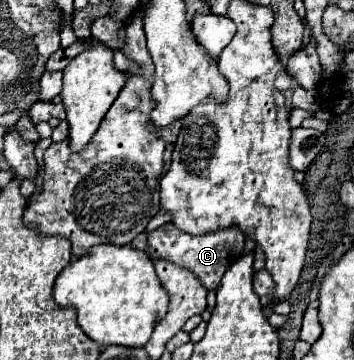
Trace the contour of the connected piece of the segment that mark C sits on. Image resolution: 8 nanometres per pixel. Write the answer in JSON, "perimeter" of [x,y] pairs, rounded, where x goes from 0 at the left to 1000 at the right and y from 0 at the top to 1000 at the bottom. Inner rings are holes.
{"perimeter":[[[458,622],[452,633],[441,633],[435,644],[418,650],[418,689],[412,706],[429,717],[429,728],[441,722],[469,722],[486,733],[503,733],[514,744],[531,744],[576,800],[588,806],[610,806],[633,756],[644,750],[644,739],[655,739],[655,728],[672,722],[678,700],[689,689],[689,650],[678,639],[621,639],[621,644],[599,644],[599,650],[576,650],[576,656],[537,656],[480,622]]]}

